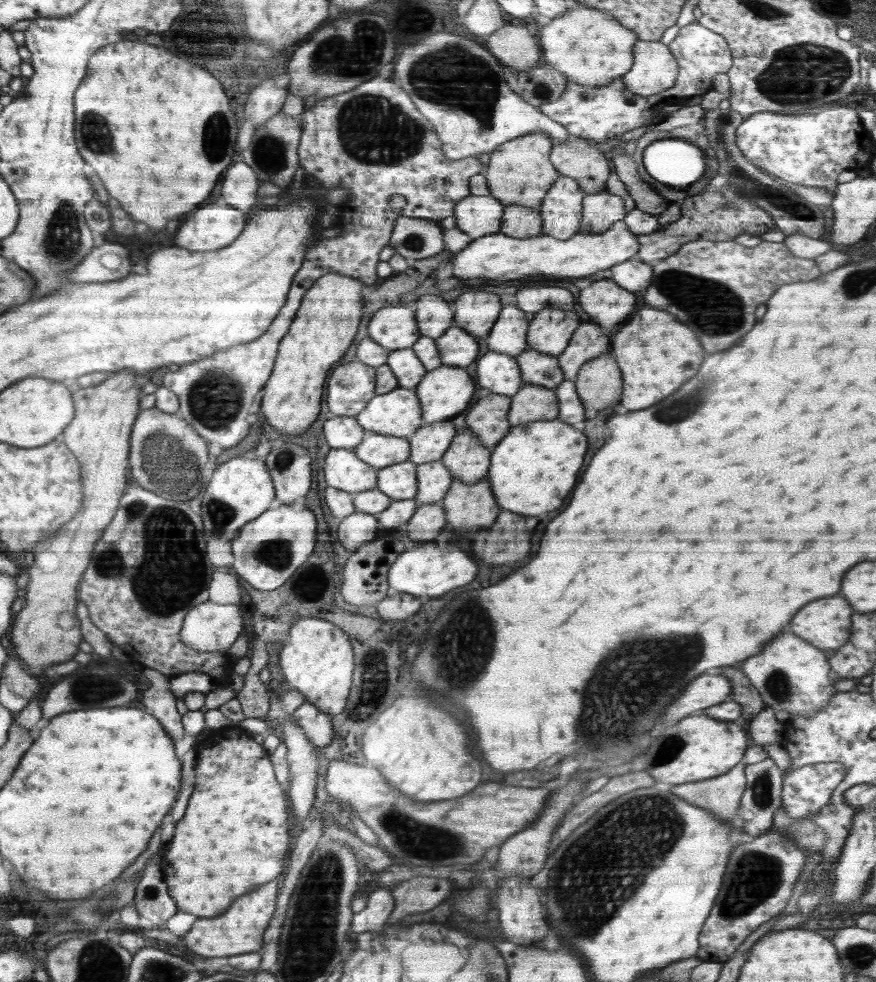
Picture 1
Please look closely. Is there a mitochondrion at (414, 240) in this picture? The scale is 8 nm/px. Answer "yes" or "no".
yes

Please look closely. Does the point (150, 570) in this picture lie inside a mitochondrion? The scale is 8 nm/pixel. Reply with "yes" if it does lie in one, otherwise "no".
yes

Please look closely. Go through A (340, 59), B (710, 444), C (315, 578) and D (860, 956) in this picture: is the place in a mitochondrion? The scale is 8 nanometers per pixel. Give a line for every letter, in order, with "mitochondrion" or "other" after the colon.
A: mitochondrion
B: other
C: other
D: mitochondrion

